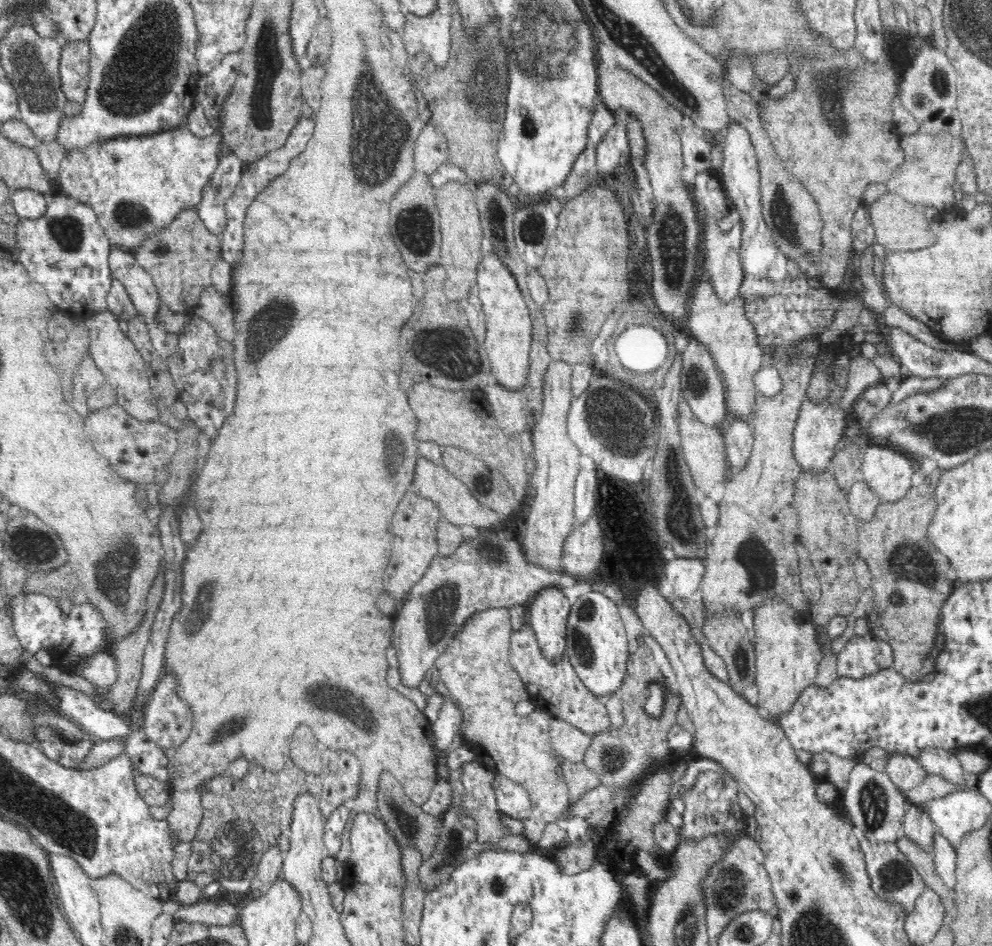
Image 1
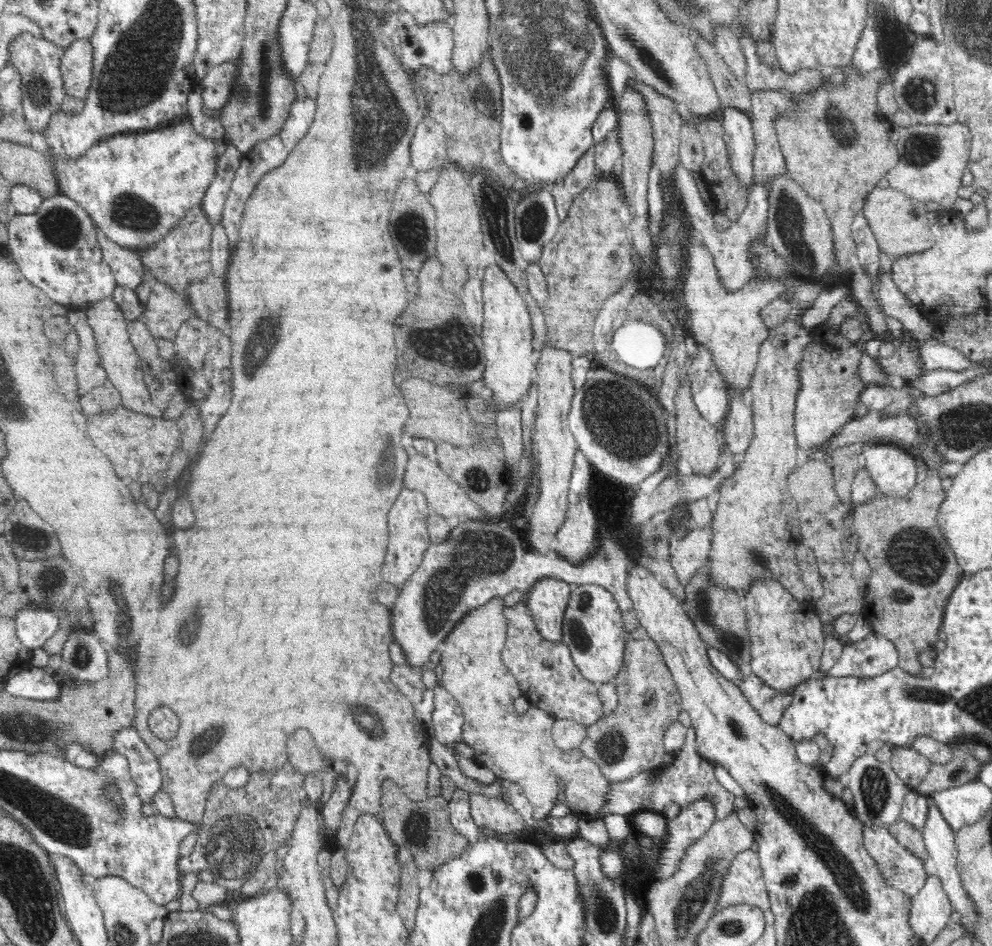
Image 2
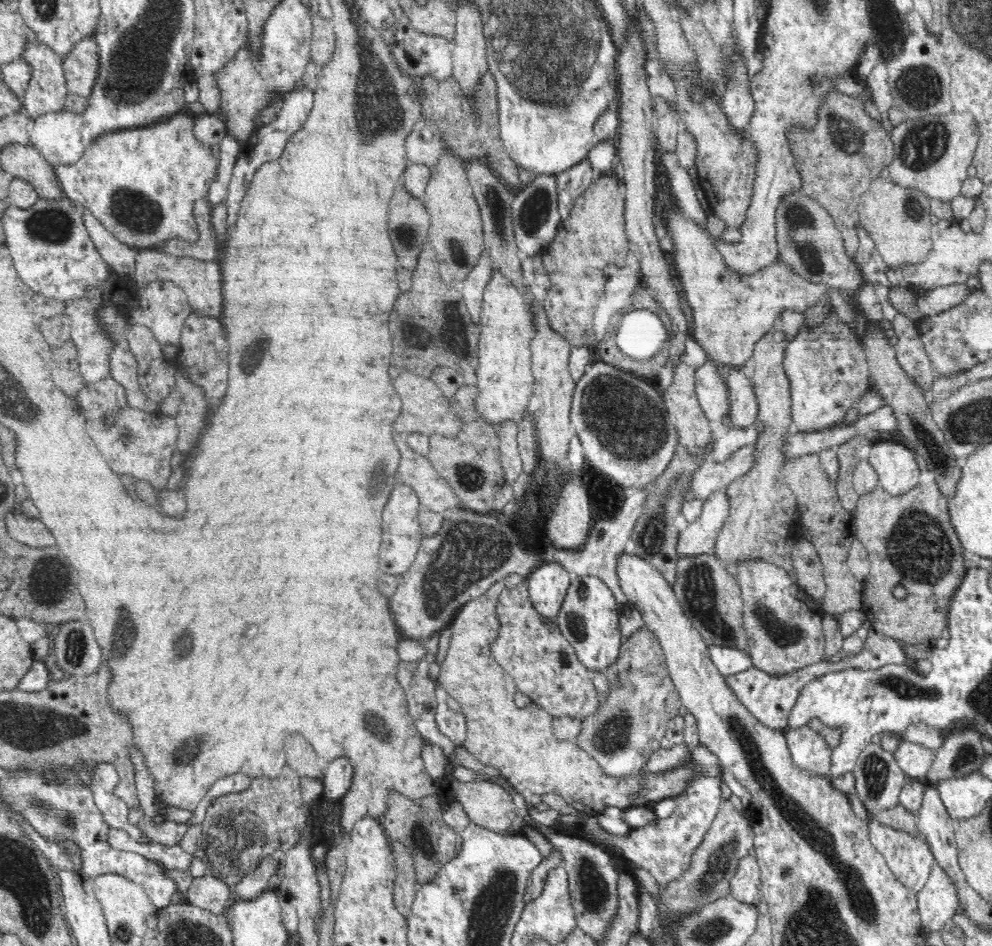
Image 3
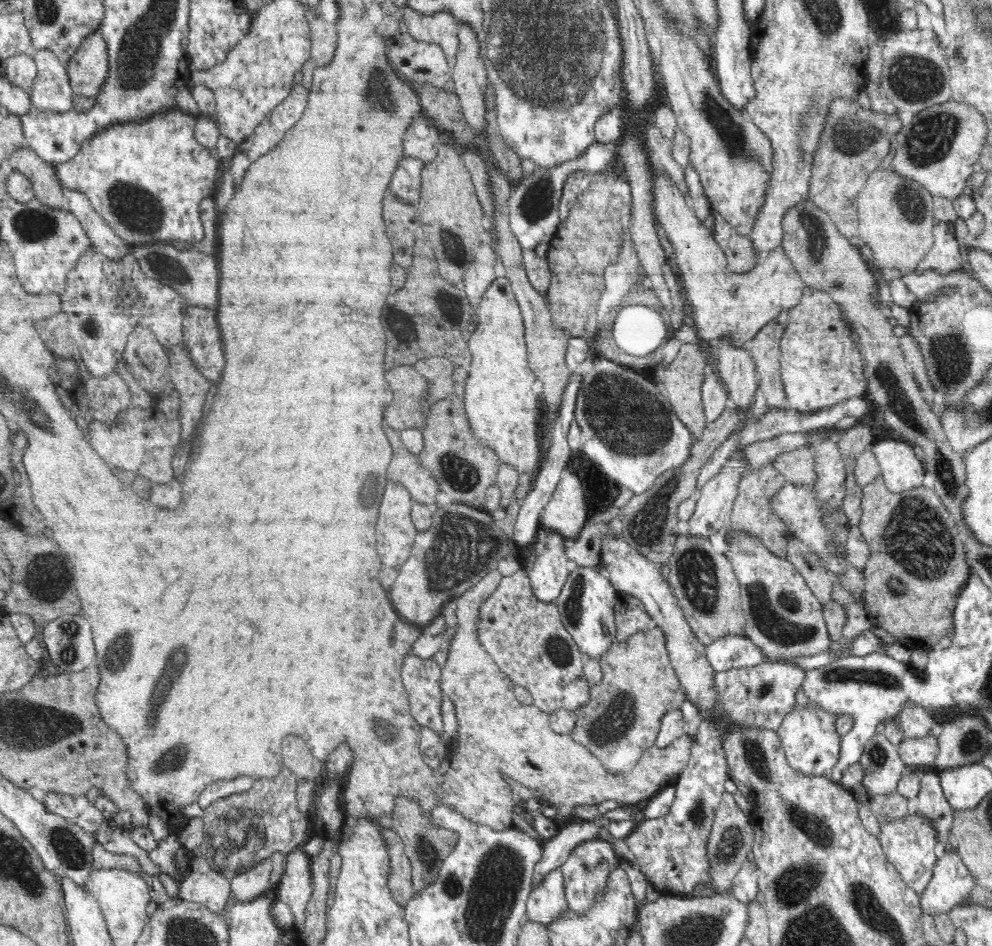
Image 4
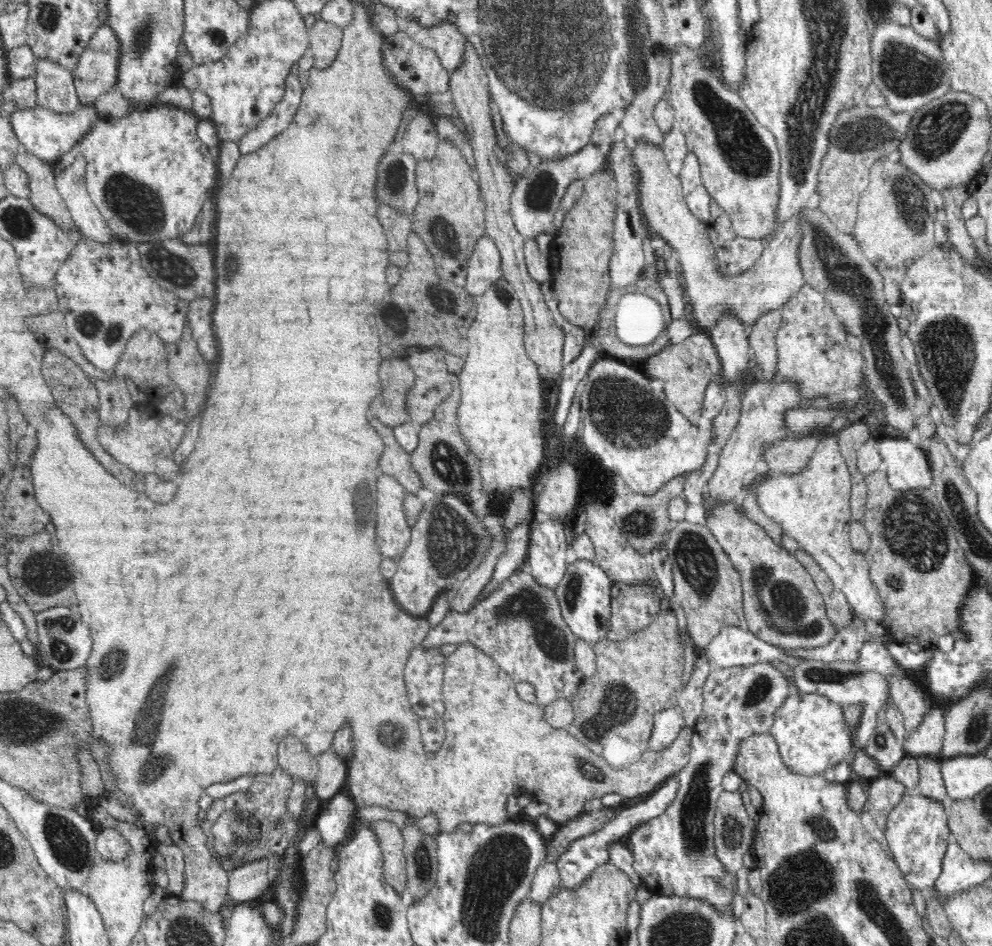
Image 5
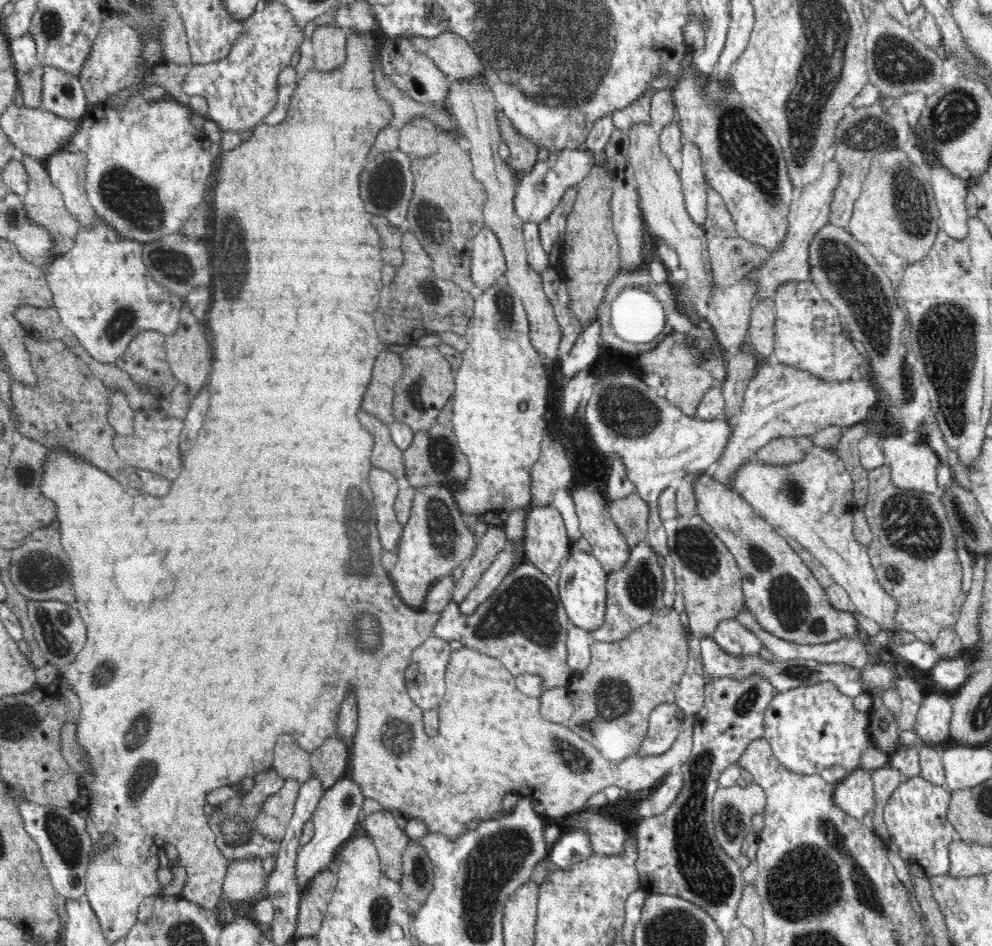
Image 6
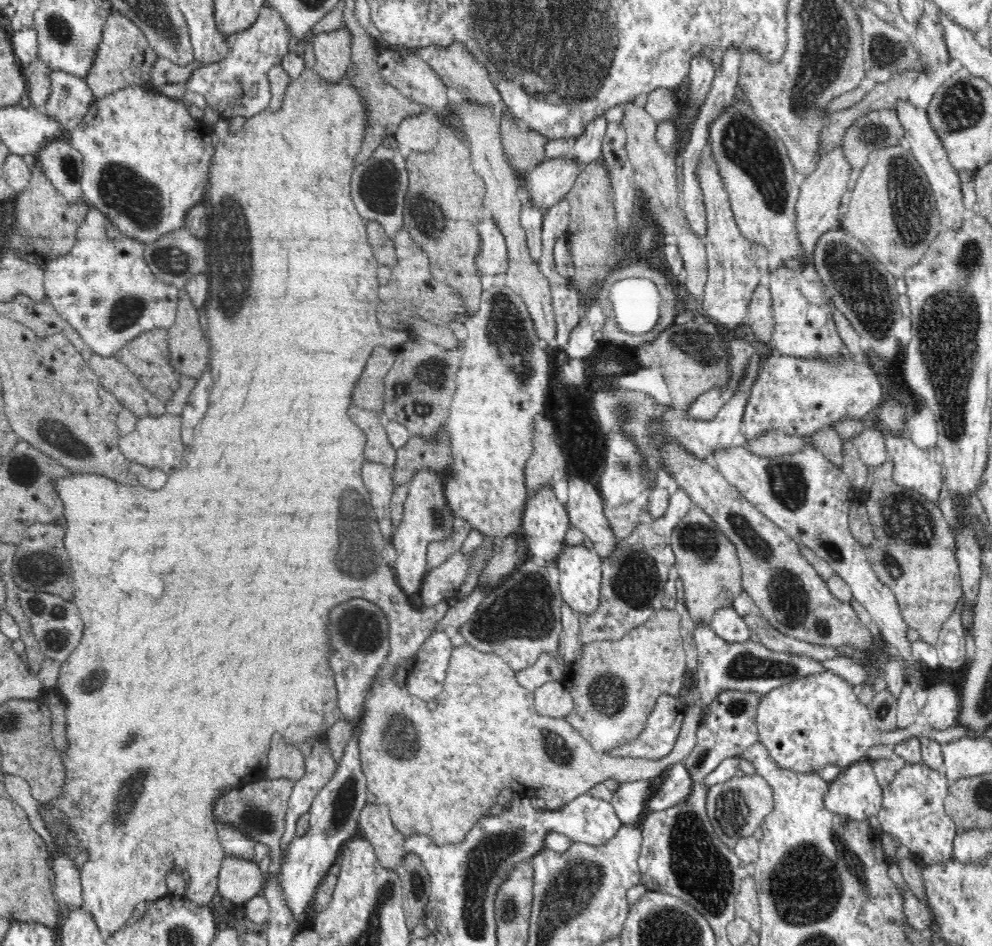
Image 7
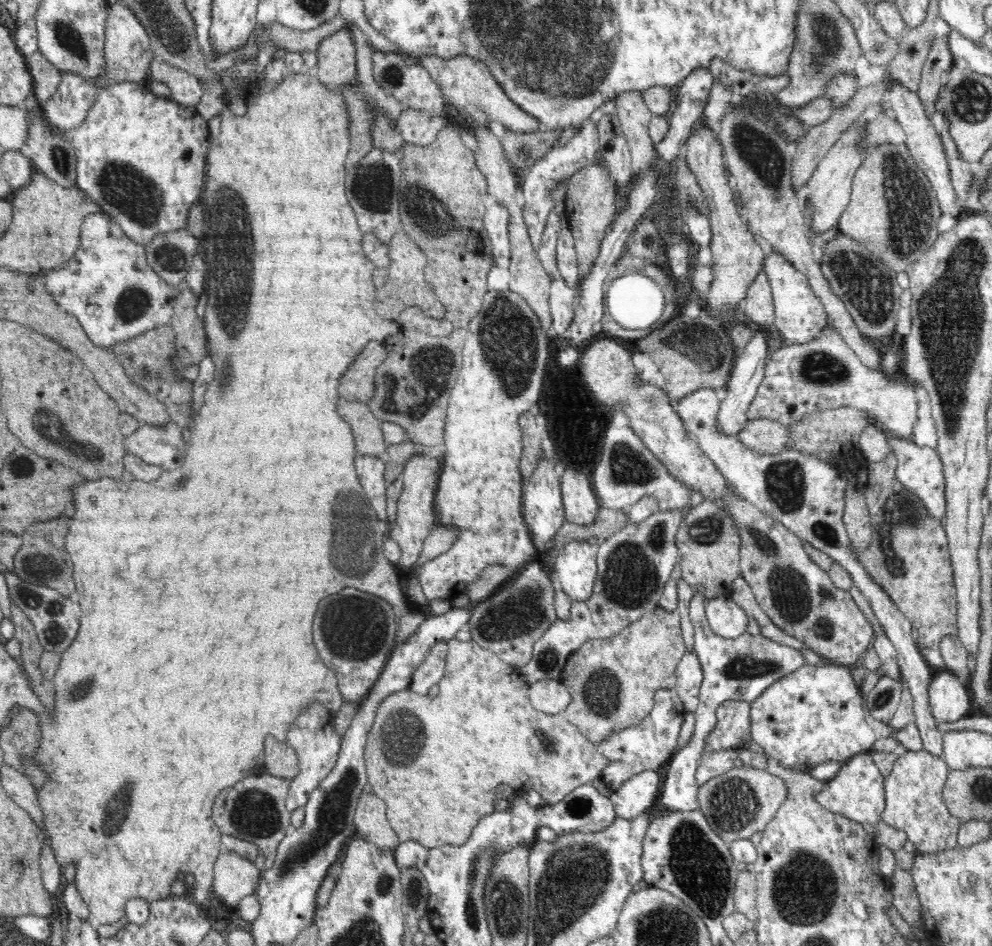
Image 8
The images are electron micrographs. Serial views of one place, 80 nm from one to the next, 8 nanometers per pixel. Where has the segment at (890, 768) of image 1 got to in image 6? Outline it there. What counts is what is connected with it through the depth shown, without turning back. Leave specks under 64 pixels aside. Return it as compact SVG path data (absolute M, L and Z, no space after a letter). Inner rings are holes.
M946 692L925 693L918 711L915 731L926 745L947 742L954 696Z

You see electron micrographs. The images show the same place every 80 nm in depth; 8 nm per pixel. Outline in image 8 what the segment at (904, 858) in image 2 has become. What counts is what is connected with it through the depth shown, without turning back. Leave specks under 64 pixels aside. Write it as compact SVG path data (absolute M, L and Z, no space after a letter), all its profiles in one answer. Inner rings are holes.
M904 750L896 754L894 768L885 778L885 809L882 822L898 830L904 830L907 839L918 852L934 854L957 846L957 834L961 820L950 814L943 799L944 782L949 768L941 756L934 756L925 750L912 752Z

